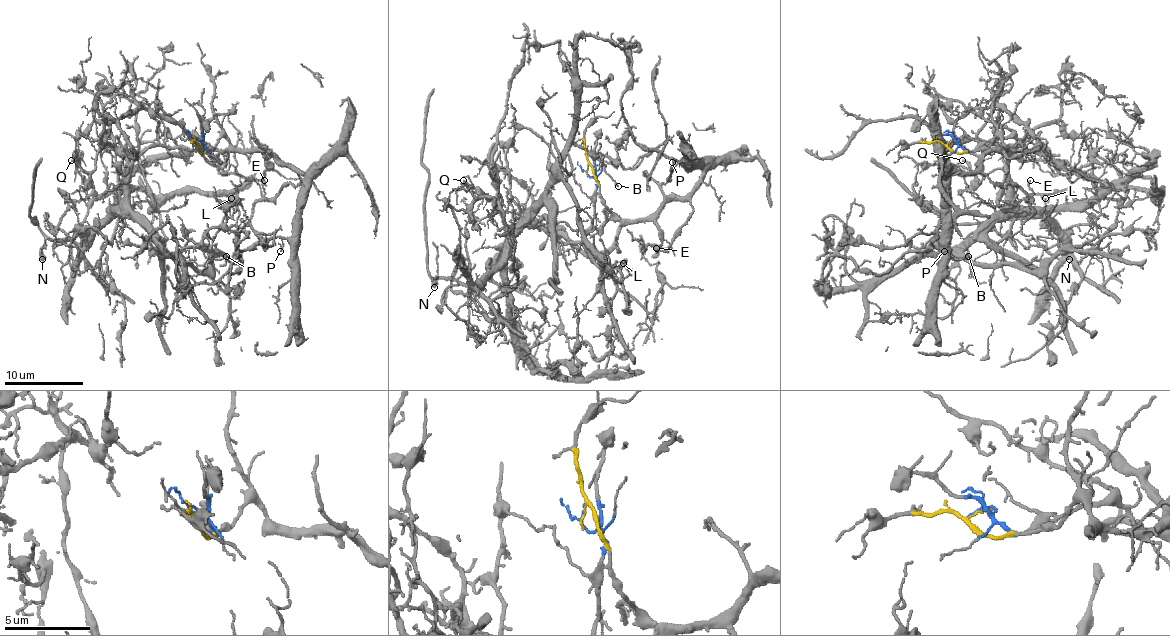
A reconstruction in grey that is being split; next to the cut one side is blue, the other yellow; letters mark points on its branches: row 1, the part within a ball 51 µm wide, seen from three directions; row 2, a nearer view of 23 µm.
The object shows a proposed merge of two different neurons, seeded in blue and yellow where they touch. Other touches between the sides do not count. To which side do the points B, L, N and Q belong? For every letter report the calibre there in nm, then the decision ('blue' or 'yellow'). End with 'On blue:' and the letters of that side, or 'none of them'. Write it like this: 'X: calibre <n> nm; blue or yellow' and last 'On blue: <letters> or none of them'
B: calibre 120 nm; blue
L: calibre 110 nm; blue
N: calibre 480 nm; blue
Q: calibre 150 nm; blue
On blue: B, L, N, Q

